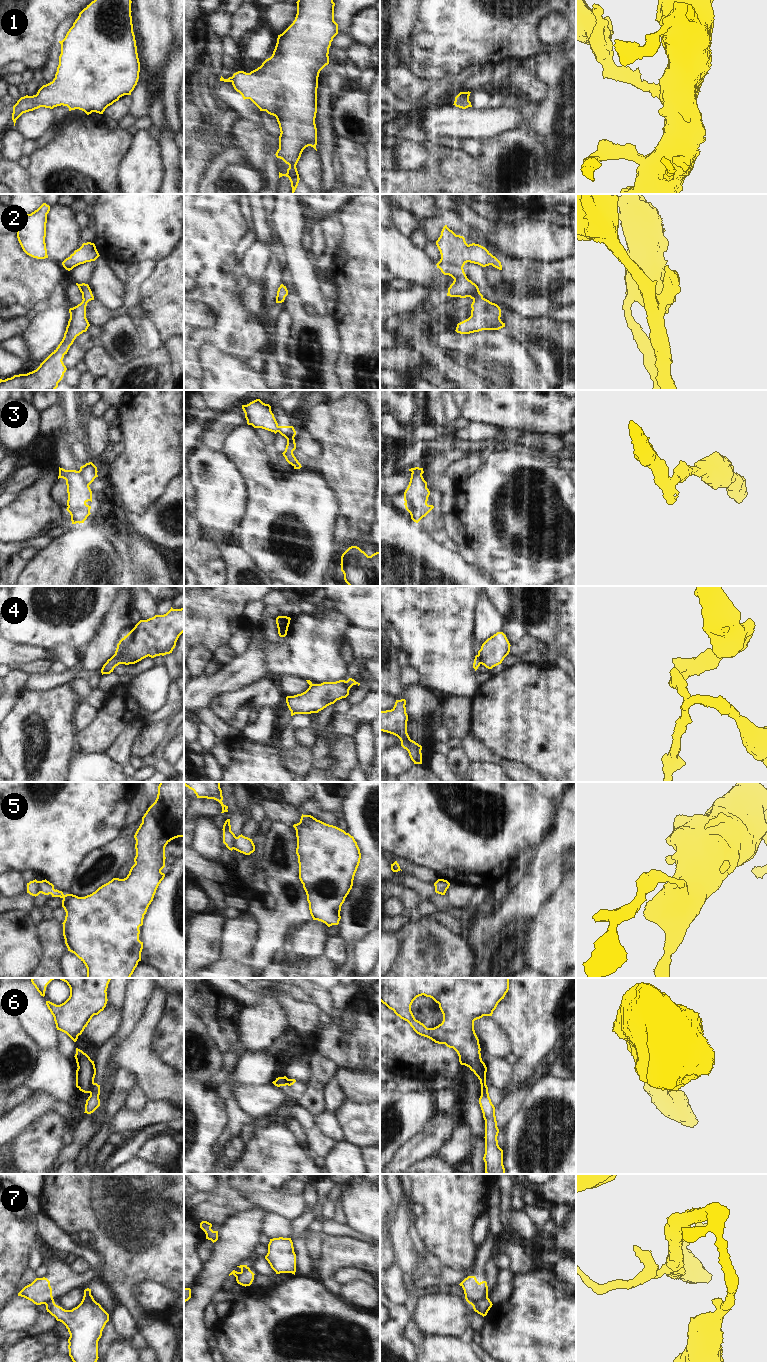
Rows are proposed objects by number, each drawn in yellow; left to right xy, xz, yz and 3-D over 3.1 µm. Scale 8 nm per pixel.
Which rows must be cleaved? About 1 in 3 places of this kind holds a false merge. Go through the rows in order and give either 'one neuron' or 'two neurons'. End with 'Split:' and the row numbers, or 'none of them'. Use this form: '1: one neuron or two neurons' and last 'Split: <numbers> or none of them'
1: one neuron
2: one neuron
3: two neurons
4: two neurons
5: two neurons
6: two neurons
7: two neurons
Split: 3, 4, 5, 6, 7

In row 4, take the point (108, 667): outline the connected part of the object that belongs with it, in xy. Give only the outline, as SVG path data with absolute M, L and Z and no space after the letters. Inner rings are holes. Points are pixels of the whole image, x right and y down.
M113 655L110 659L107 660L107 662L103 665L101 669L101 673L103 674L110 674L113 672L114 668L118 666L118 660L115 655Z

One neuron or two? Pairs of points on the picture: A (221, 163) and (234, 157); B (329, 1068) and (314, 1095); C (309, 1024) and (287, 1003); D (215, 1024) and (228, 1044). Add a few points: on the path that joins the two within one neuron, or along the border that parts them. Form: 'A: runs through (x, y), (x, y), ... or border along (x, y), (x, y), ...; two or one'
A: runs through (224, 160), (227, 157), (231, 157); one
B: runs through (322, 1075), (316, 1081), (314, 1088); one
C: runs through (304, 1019), (292, 1008); one
D: runs through (220, 1029), (225, 1034), (226, 1039); one

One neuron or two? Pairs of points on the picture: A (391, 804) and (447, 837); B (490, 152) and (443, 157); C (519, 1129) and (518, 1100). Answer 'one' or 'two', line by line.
A: one
B: one
C: two

